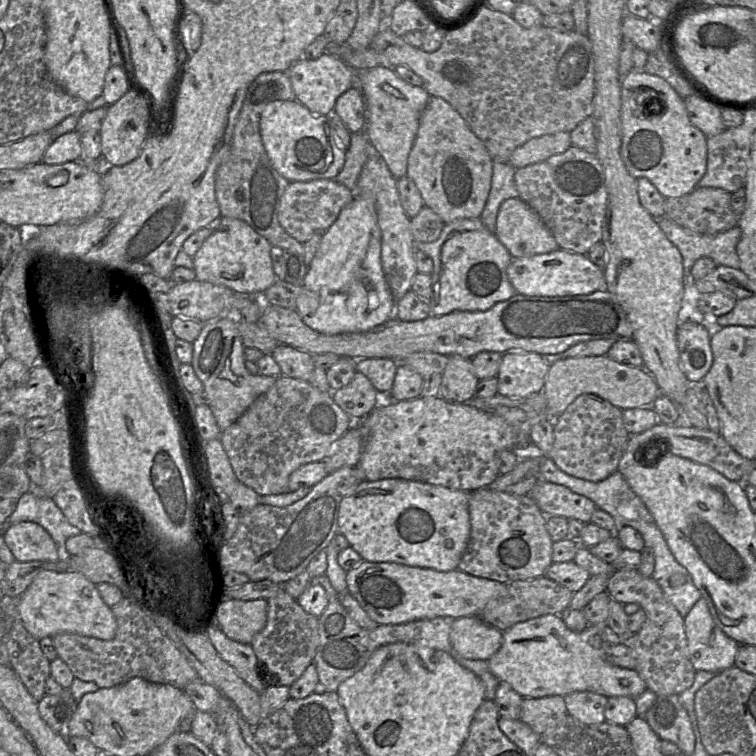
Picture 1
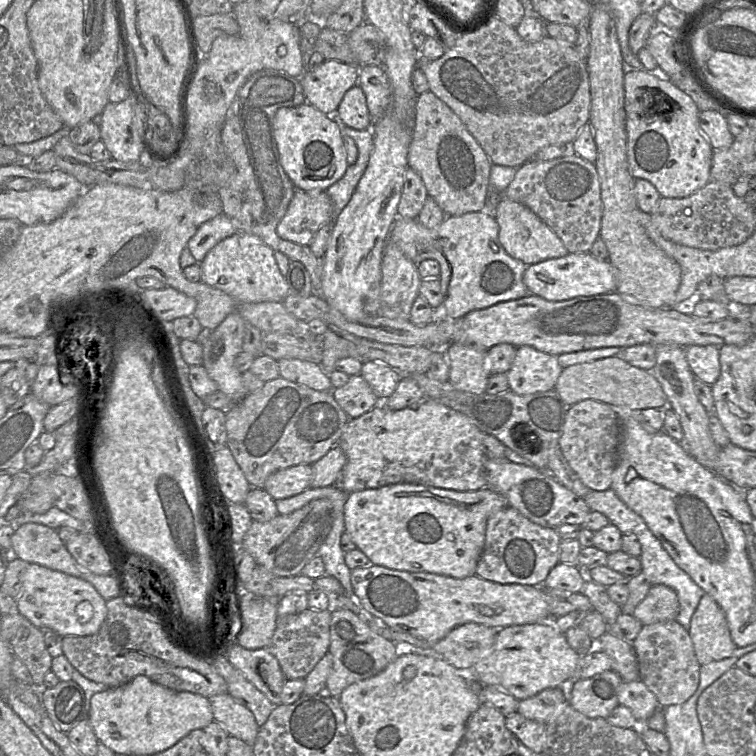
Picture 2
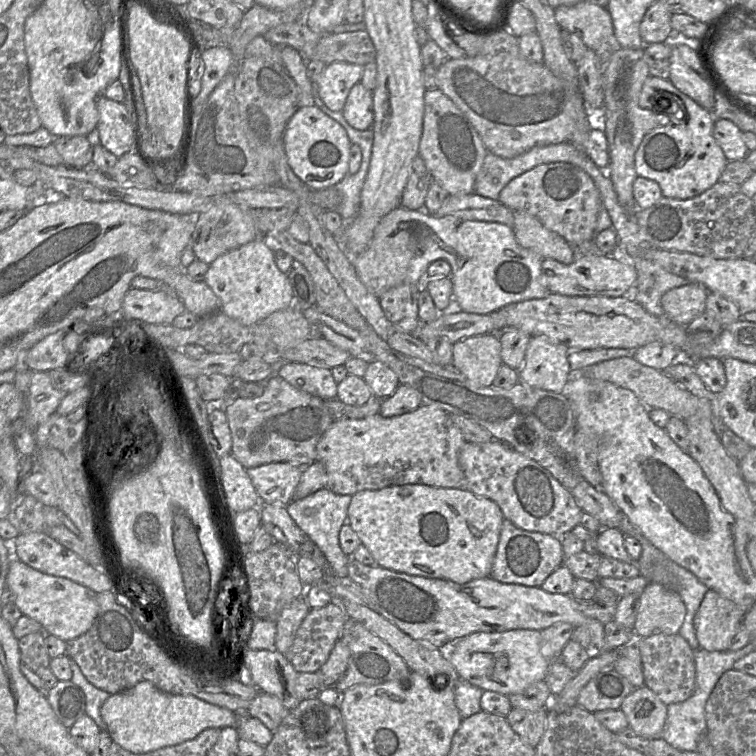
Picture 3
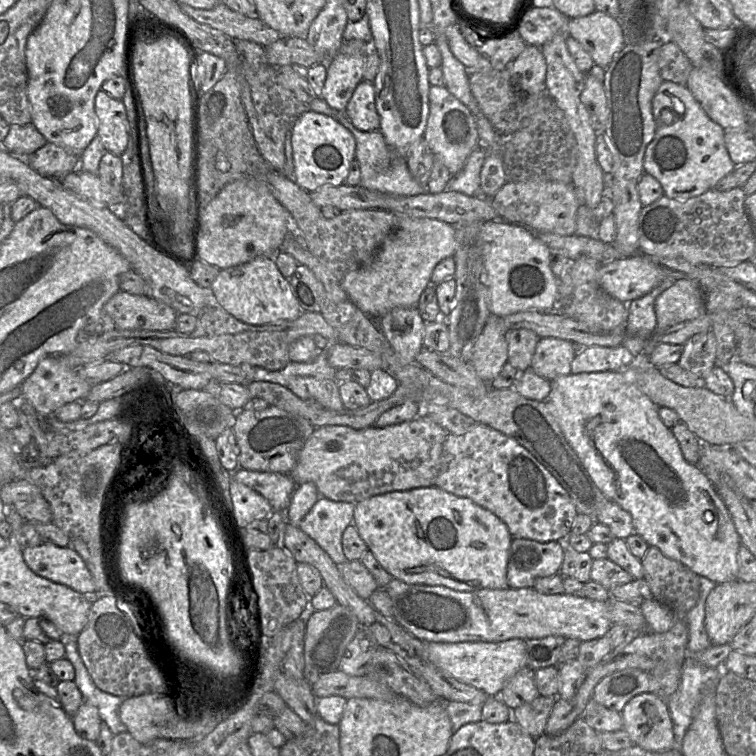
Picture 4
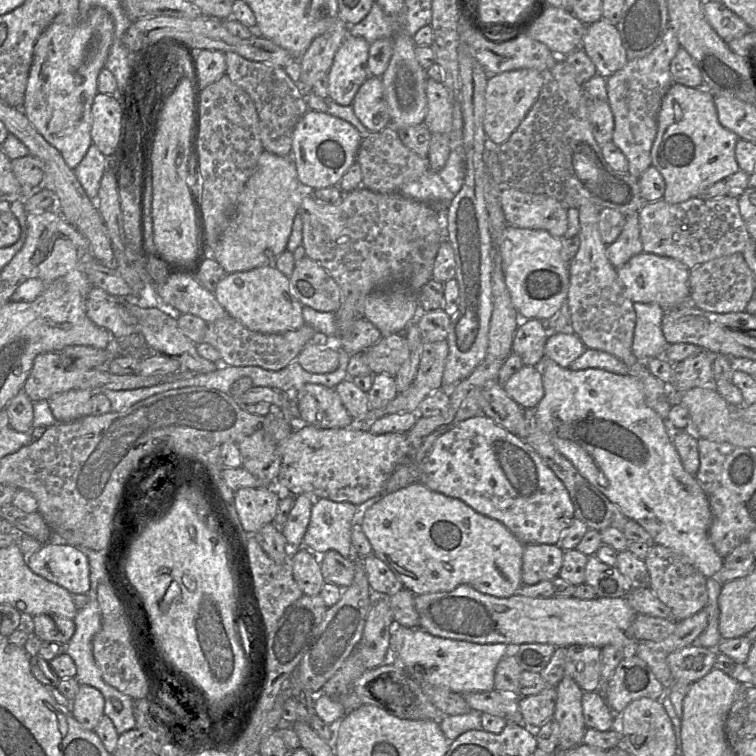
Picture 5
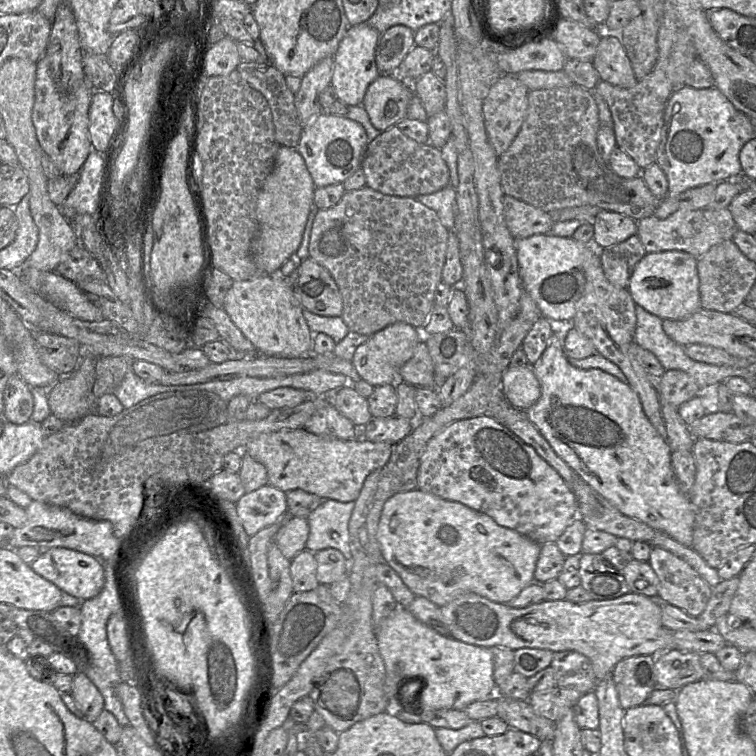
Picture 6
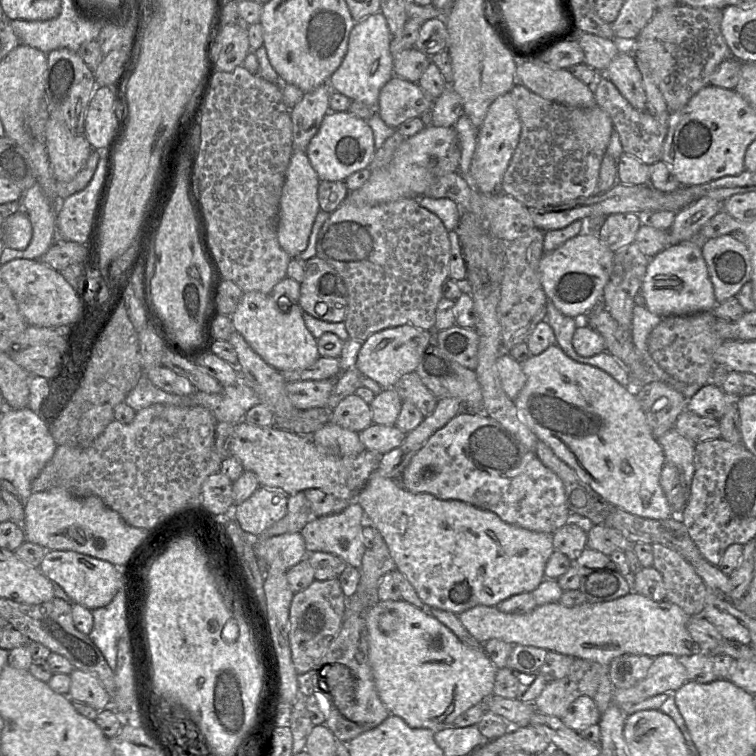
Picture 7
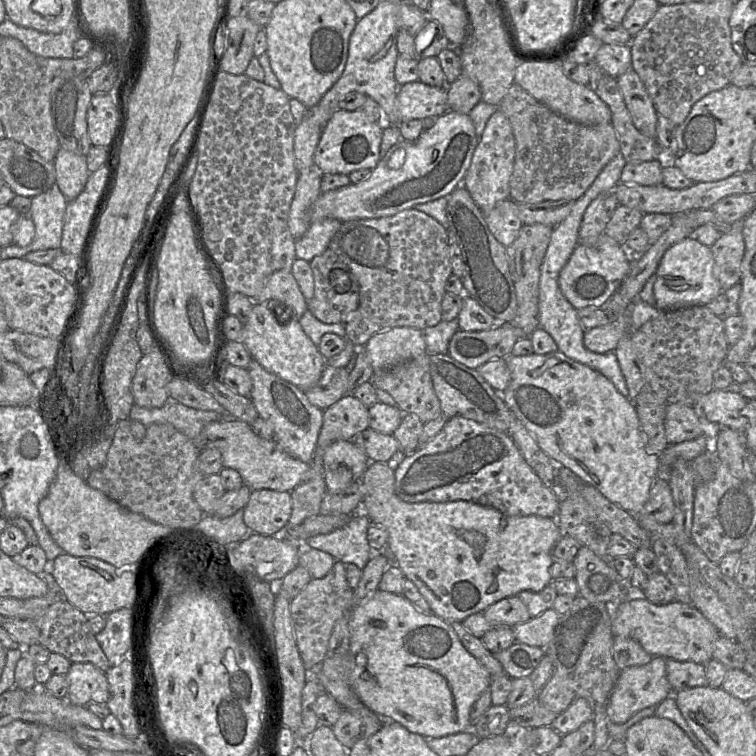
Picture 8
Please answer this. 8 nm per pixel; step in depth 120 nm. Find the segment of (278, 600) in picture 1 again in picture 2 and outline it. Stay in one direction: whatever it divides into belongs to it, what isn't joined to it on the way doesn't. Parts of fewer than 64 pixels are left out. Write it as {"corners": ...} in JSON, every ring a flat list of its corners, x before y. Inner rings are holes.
{"corners":[[307,608,297,614,277,616,275,632,265,649,277,658,287,679,305,678,328,652,330,622,329,610,316,611]]}

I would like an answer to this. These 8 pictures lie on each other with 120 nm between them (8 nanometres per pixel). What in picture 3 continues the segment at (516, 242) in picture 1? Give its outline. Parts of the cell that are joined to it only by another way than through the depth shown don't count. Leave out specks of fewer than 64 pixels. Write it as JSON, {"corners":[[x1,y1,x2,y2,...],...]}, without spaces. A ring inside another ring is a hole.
{"corners":[[513,211,512,230,521,247,533,251,542,259,553,259,562,264,575,260,572,245,526,212]]}

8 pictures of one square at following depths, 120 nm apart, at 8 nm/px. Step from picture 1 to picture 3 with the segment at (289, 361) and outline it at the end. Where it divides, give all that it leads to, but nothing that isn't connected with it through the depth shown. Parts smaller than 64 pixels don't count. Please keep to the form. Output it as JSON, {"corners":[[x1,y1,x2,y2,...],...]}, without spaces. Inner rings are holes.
{"corners":[[286,362,278,375,295,388,323,400,337,397,337,383,331,369,313,367,304,363]]}

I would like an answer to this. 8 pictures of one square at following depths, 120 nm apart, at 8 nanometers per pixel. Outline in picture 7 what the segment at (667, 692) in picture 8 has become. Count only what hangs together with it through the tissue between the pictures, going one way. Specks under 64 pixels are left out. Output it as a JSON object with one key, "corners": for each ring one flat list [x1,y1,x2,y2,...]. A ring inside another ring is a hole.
{"corners":[[672,654,659,655,653,658,644,679,629,688,615,689,612,701,625,710,655,695,676,692,687,681,686,669,678,657]]}

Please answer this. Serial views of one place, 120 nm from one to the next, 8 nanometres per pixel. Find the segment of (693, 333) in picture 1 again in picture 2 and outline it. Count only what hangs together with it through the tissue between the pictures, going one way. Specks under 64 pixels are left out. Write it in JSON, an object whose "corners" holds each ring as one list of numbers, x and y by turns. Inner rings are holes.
{"corners":[[690,345,684,348,684,353,694,376,712,386,720,375,719,347]]}

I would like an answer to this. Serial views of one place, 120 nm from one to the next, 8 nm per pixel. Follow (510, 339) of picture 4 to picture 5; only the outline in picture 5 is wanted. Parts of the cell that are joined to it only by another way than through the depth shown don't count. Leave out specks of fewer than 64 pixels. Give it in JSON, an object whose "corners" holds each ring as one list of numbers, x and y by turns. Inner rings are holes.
{"corners":[[524,319,516,329,512,352,521,358,523,365,536,366,544,355,546,340,544,321]]}

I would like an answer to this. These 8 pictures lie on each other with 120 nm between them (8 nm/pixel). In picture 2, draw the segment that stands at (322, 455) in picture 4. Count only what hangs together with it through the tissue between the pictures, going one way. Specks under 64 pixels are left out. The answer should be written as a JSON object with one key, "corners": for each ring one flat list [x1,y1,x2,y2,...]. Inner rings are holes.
{"corners":[[424,399,420,404,417,406,407,407,401,410,390,410,386,406,382,406,381,404,384,402,379,402,374,408,372,408,367,413,354,418,350,419,347,422,342,435,338,441,338,445,343,450,346,455,347,462,343,467,342,471,340,472,336,483,331,486,336,486,347,493,352,493,355,491,360,491,364,489,375,489,389,484,397,484,397,483,418,483,427,486,439,487,444,489,453,489,459,491,474,491,479,490,487,486,487,481,485,477,484,471,484,462,486,456,483,452,483,433,479,428,474,424,474,422,468,418,466,415,455,411,444,404,431,400,431,399]]}

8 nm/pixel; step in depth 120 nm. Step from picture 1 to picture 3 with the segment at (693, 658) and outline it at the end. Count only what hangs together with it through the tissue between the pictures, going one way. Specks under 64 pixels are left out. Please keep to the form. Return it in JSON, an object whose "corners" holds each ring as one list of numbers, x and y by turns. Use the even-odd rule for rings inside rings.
{"corners":[[708,589,694,617,699,648,707,651,726,651,746,611,714,590]]}

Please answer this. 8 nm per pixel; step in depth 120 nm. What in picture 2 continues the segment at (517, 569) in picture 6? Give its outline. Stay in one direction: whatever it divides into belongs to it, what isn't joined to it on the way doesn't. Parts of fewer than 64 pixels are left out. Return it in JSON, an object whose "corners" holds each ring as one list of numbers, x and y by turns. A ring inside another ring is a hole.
{"corners":[[397,483,349,493,344,505,344,526,356,548,374,565,461,579,476,575,487,521,507,506,507,498,489,487,459,491]]}

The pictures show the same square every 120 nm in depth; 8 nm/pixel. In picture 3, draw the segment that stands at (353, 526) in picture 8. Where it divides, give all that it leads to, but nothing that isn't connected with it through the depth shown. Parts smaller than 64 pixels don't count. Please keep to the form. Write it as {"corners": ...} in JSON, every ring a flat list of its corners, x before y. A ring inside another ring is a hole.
{"corners":[[322,488,303,499,292,500,286,510,296,525,314,542,329,562,336,576,348,577,348,565,352,556,344,554,339,543,341,527,347,523,351,495,340,495]]}

